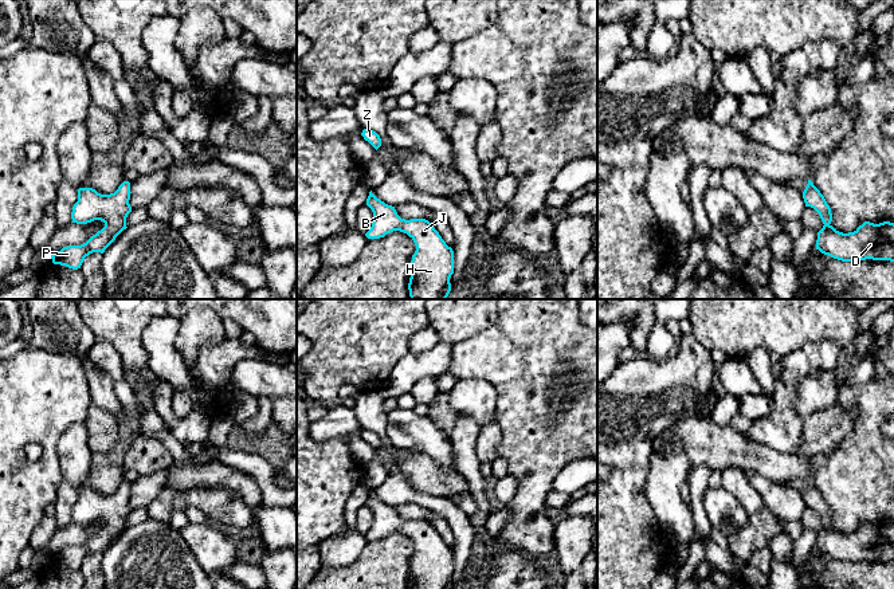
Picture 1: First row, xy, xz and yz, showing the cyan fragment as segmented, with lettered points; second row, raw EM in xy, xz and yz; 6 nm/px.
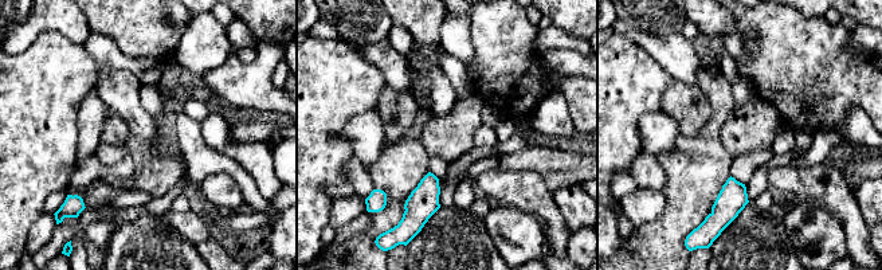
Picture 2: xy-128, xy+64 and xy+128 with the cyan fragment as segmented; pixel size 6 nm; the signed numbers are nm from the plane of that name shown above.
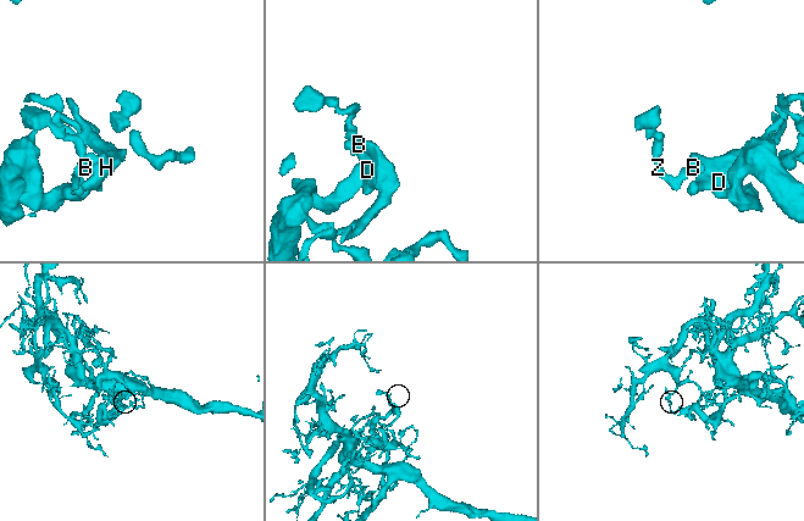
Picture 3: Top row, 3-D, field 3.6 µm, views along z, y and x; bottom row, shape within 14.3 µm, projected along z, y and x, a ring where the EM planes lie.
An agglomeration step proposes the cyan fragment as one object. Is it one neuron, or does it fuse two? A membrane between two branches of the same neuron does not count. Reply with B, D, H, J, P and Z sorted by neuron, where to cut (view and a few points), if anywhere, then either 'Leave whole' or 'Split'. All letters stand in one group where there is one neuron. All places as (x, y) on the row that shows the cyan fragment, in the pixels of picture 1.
Groups: B D H J P Z. No split. Leave whole

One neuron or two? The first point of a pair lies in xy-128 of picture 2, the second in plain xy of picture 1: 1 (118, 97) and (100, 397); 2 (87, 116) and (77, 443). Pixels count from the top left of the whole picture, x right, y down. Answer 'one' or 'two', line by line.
1: one
2: one

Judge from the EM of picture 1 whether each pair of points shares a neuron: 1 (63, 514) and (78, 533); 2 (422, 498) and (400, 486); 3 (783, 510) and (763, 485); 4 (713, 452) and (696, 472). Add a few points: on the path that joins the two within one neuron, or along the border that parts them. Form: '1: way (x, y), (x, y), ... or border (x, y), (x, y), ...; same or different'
1: border (71, 522), (58, 529); different
2: way (416, 497), (406, 491); same
3: way (781, 503), (769, 491); same
4: border (691, 464), (702, 464), (712, 470); different

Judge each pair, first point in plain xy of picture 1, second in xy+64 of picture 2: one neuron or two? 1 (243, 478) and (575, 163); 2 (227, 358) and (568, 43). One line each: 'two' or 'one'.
1: one
2: one

